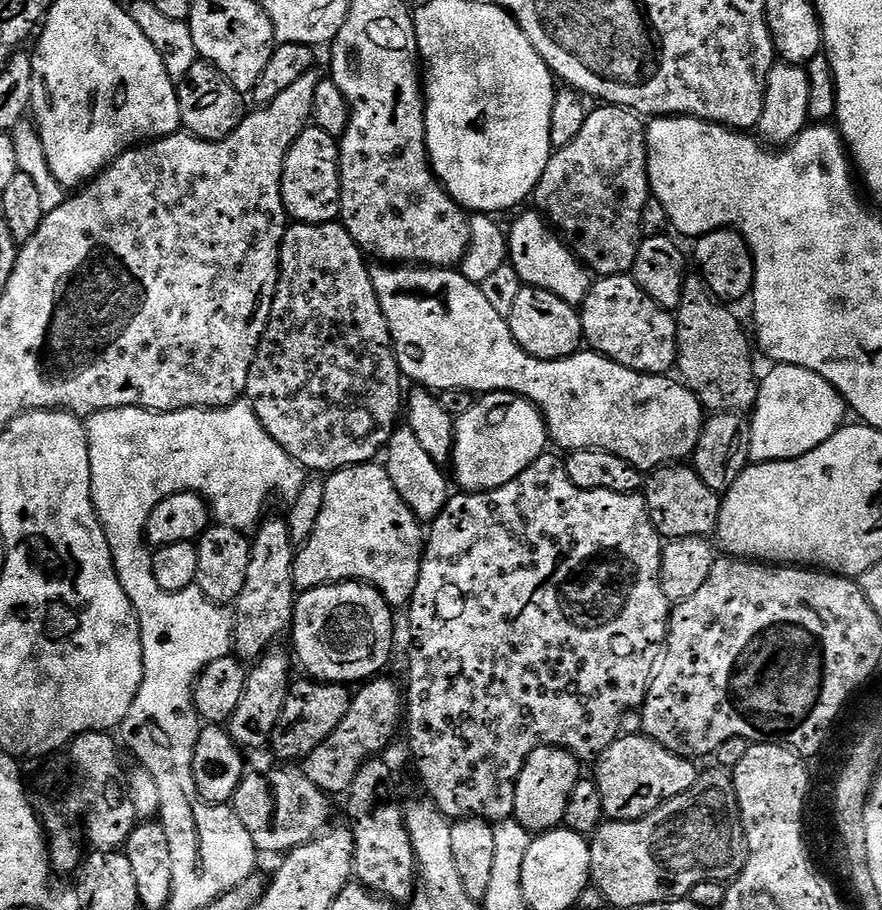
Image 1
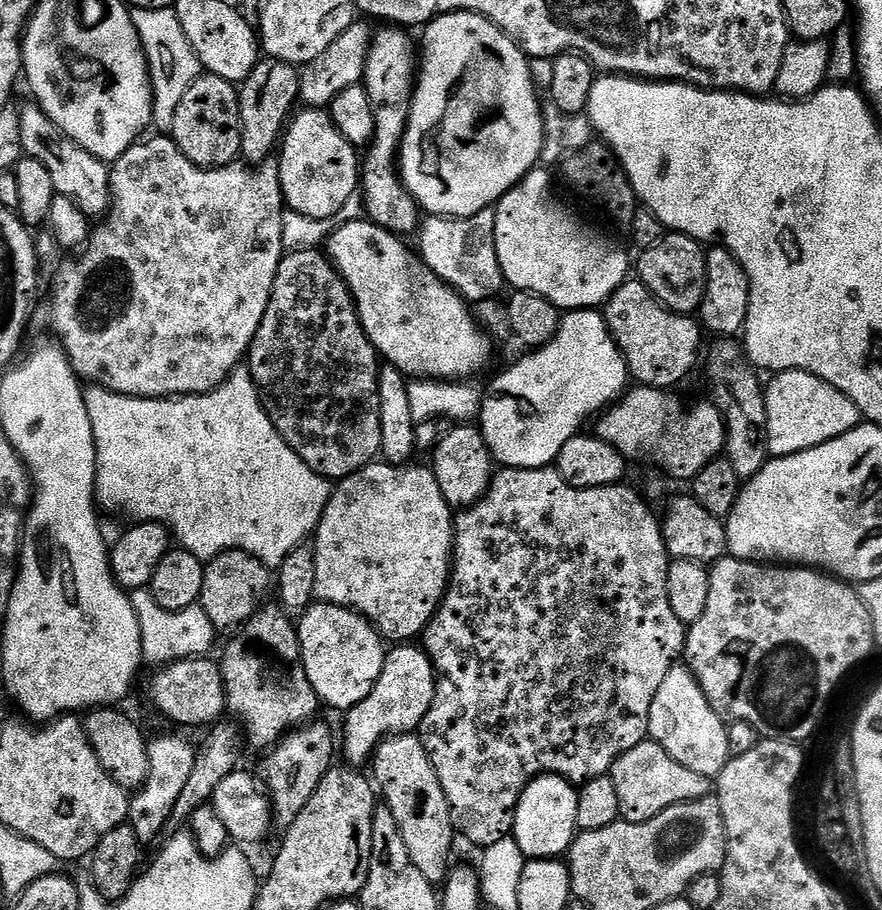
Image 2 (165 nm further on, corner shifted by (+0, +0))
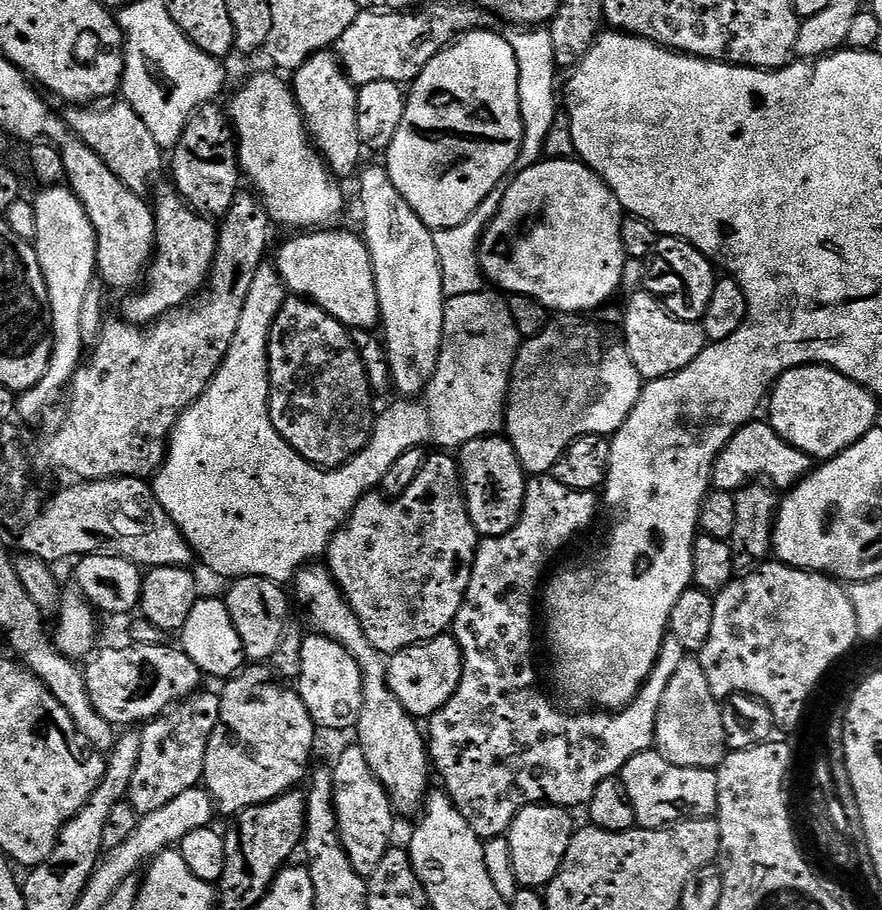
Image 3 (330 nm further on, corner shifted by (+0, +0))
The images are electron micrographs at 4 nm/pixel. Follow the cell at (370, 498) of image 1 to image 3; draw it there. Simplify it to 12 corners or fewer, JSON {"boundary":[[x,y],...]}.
{"boundary":[[452,454],[366,493],[326,567],[381,654],[445,635],[482,538]]}

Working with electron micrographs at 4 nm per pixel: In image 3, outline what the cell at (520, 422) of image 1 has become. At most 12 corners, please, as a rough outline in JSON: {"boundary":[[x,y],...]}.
{"boundary":[[561,315],[516,353],[506,435],[529,474],[611,437],[642,381],[623,339]]}

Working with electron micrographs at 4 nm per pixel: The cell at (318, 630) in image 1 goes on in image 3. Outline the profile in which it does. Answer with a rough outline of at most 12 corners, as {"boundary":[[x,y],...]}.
{"boundary":[[331,636],[302,642],[300,697],[321,729],[355,729],[364,674]]}

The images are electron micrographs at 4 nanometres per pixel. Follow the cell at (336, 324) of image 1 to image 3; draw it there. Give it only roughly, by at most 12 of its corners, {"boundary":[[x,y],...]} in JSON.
{"boundary":[[289,295],[268,339],[268,413],[306,462],[368,445],[352,333]]}

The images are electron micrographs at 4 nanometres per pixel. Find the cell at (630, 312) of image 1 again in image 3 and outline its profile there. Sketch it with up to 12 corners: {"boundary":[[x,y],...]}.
{"boundary":[[636,290],[622,339],[641,381],[681,372],[710,341]]}

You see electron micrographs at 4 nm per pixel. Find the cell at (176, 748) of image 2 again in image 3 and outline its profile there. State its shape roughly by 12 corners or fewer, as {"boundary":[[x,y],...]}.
{"boundary":[[219,695],[143,725],[126,797],[145,816],[203,781]]}

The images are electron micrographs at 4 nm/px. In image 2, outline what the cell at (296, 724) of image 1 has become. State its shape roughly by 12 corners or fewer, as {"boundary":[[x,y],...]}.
{"boundary":[[324,724],[293,728],[264,760],[262,784],[286,830],[334,767]]}

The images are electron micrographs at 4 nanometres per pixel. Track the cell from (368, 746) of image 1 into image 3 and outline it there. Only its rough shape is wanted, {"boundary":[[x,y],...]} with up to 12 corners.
{"boundary":[[445,634],[395,653],[388,685],[431,718],[456,693],[464,658]]}

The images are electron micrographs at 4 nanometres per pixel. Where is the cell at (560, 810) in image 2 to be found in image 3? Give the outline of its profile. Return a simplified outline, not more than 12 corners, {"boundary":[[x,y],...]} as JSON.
{"boundary":[[531,804],[506,839],[520,888],[543,890],[572,841],[569,809]]}

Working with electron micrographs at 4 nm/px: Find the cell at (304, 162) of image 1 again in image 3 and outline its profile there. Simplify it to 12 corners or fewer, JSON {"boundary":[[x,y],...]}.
{"boundary":[[337,53],[296,69],[290,87],[329,173],[355,177],[358,88]]}

